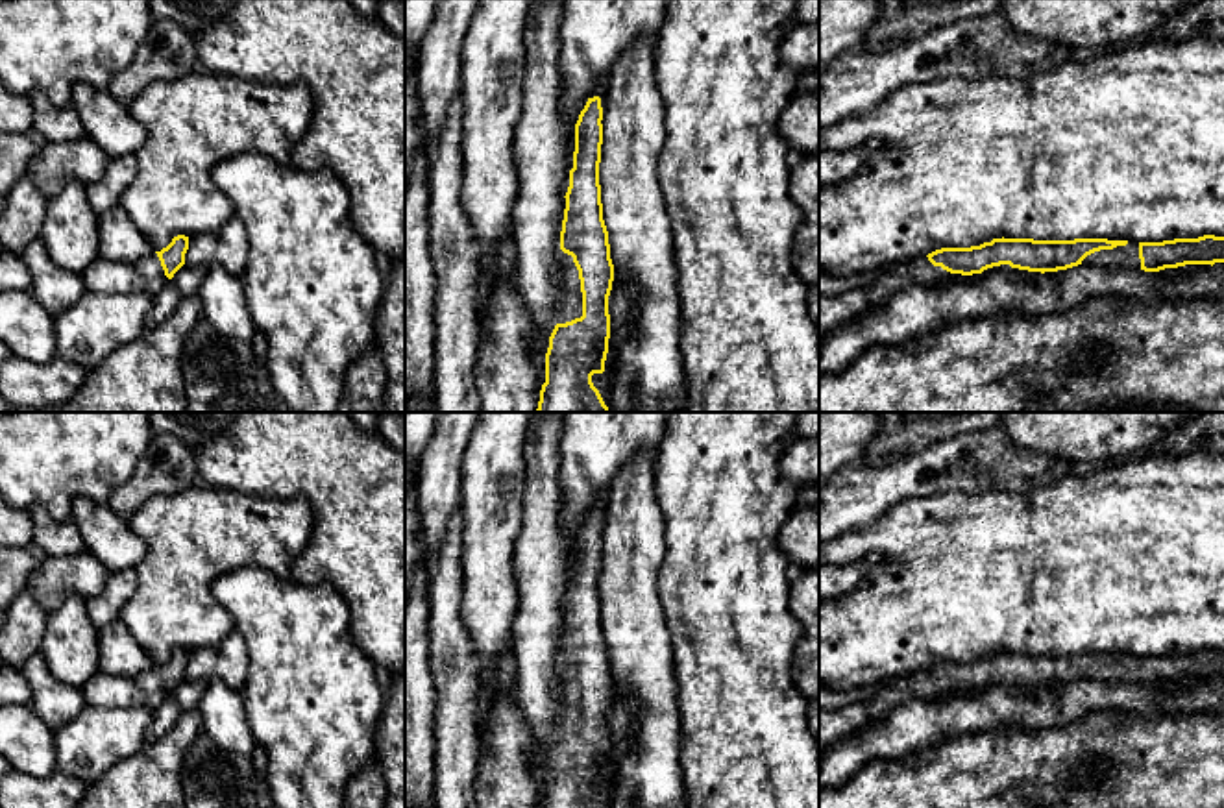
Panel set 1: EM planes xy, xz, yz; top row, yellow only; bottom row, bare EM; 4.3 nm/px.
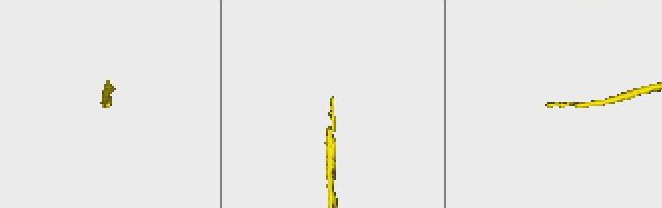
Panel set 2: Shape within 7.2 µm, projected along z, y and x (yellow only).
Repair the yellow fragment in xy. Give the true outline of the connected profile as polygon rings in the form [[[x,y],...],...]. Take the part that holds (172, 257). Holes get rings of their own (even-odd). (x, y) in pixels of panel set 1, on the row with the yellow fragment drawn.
[[[177,235],[172,242],[161,251],[153,251],[133,266],[142,277],[144,292],[155,296],[166,279],[172,279],[174,274],[185,264],[185,253],[189,250],[189,237]]]

